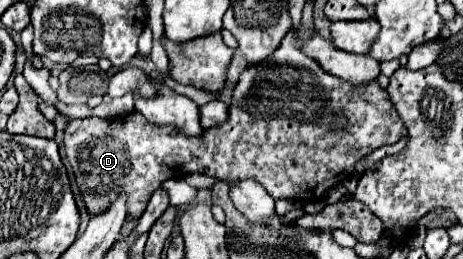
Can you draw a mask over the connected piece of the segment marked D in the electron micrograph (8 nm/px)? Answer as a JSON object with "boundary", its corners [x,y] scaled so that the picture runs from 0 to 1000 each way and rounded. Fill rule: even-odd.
{"boundary":[[[618,131],[596,201],[587,201],[575,232],[536,255],[518,286],[518,309],[501,347],[501,394],[492,402],[492,456],[484,479],[458,486],[432,525],[402,525],[376,486],[337,486],[315,471],[315,456],[307,456],[298,432],[281,432],[259,463],[181,456],[147,471],[138,502],[138,564],[194,834],[229,811],[229,795],[238,795],[238,780],[246,780],[246,764],[272,734],[281,780],[281,826],[272,849],[281,849],[311,819],[328,741],[354,695],[363,695],[363,664],[371,680],[432,664],[484,695],[488,710],[544,687],[562,703],[592,772],[691,772],[708,749],[713,726],[765,664],[765,641],[778,610],[795,602],[829,556],[855,556],[877,517],[881,502],[842,402],[838,355],[825,347],[816,317],[803,317],[799,332],[756,332],[752,317],[704,286],[674,224],[639,185],[631,131]],[[730,440],[743,440],[743,486],[730,486]]]}

